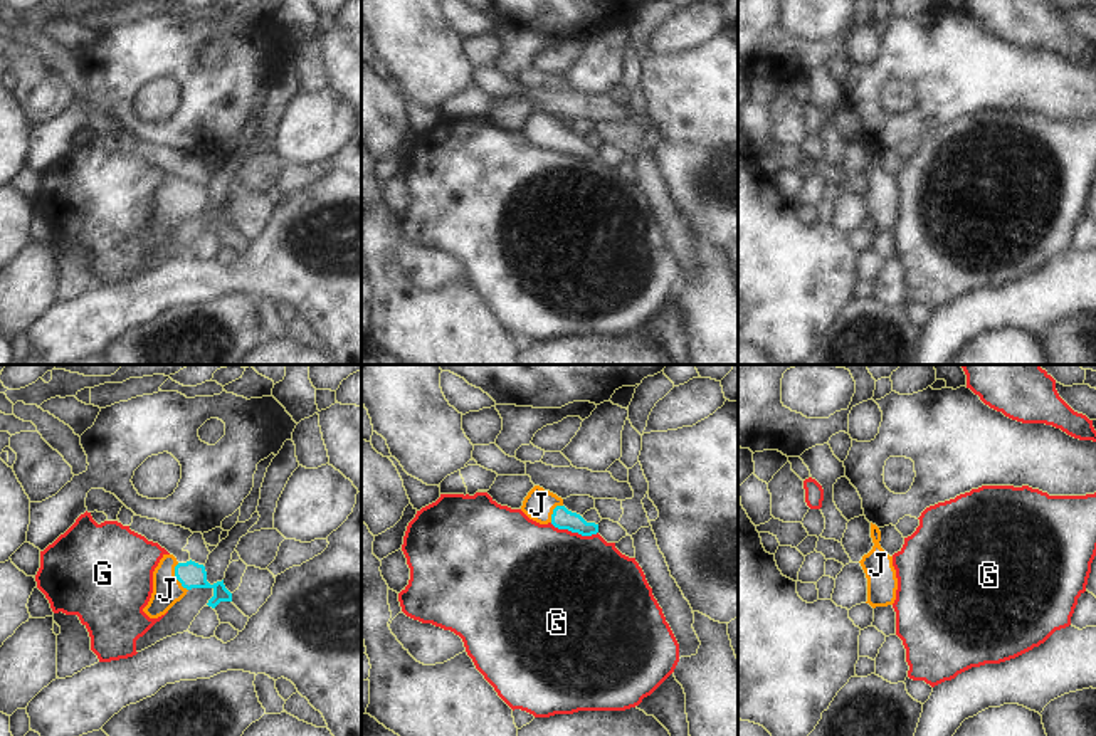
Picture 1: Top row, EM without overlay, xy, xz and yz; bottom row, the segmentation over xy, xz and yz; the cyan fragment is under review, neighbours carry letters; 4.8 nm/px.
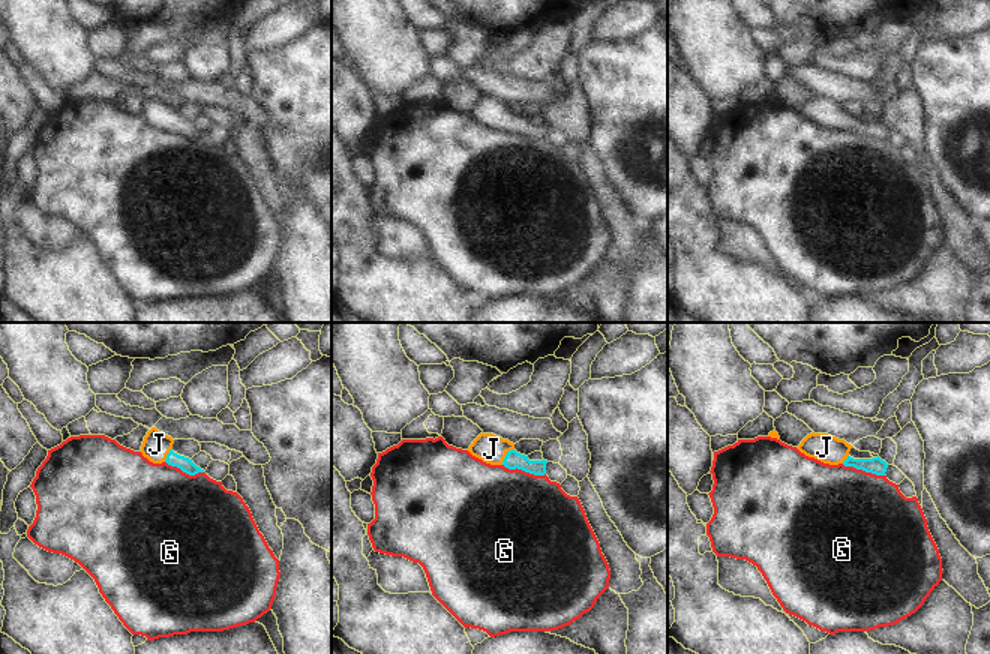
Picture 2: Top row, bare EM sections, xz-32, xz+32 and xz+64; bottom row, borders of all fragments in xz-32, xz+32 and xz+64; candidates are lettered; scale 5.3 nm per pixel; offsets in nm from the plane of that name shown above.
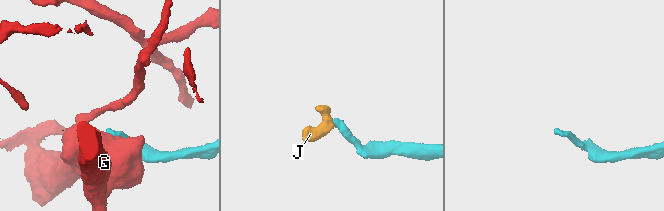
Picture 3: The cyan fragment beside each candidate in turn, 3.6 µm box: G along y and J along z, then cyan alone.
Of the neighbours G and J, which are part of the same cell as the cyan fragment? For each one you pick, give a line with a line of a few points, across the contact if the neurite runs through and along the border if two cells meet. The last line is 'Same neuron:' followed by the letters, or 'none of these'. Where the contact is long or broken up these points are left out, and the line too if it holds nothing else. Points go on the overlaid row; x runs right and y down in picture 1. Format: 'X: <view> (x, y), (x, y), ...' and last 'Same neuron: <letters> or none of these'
J: xy (192, 575), (177, 577), (167, 590)
Same neuron: J

